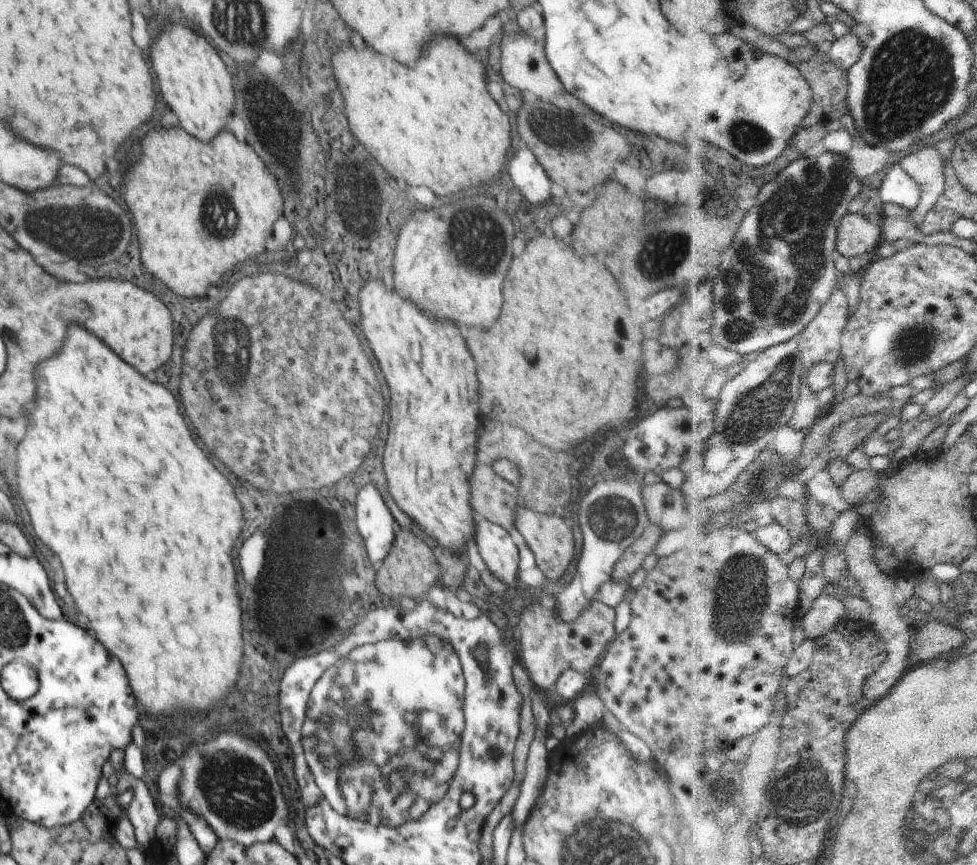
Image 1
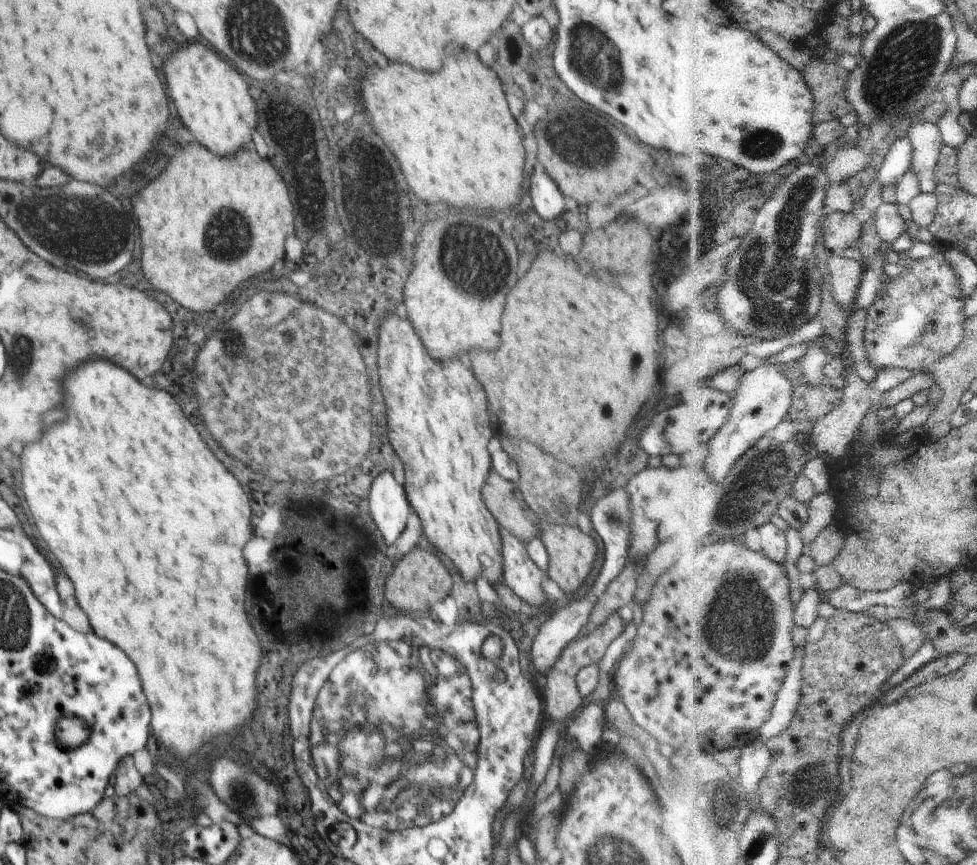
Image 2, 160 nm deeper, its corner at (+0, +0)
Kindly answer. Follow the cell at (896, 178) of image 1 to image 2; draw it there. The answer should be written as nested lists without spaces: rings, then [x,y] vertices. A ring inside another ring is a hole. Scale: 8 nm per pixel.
[[[908,137],[898,139],[890,148],[880,166],[879,179],[884,188],[893,188],[912,168],[914,144]]]

